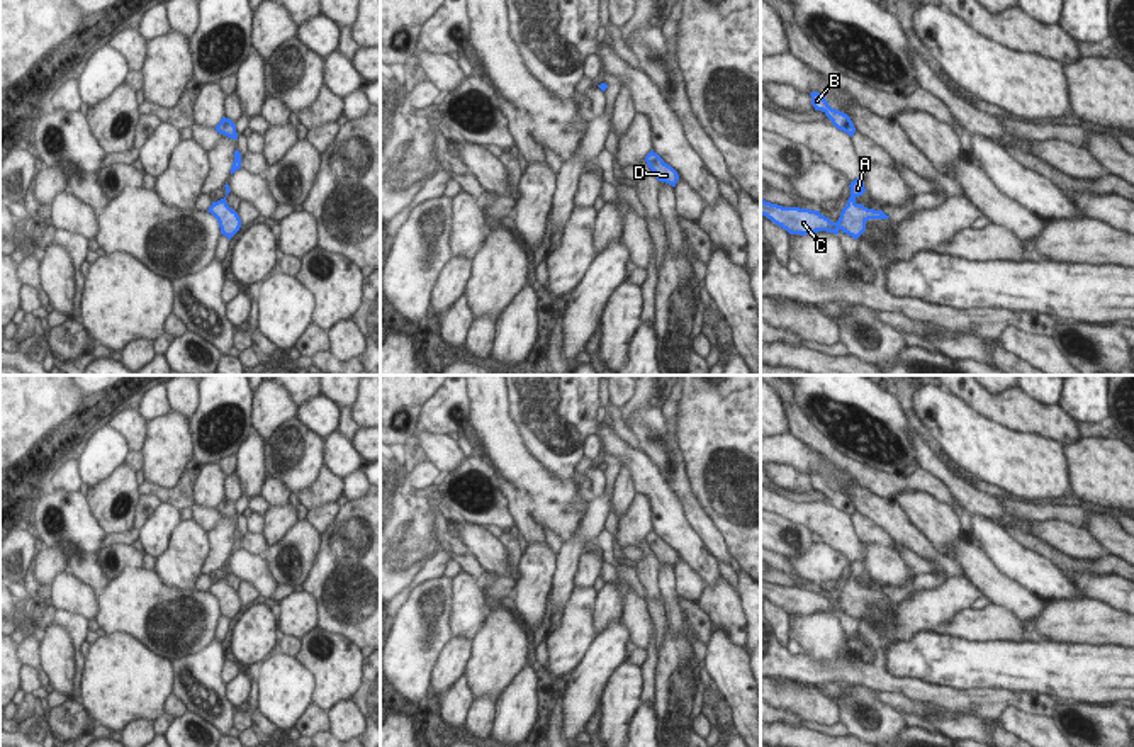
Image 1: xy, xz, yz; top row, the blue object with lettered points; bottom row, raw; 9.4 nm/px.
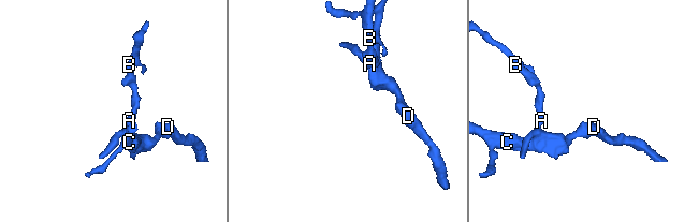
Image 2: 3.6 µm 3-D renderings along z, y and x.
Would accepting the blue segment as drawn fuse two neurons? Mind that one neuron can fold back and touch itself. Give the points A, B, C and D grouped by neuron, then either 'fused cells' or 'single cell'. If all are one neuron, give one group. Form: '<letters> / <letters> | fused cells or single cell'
A B C D | single cell

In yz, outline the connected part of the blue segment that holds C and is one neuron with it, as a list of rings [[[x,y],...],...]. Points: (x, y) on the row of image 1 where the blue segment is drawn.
[[[861,178],[850,182],[849,187],[850,197],[837,222],[832,222],[828,217],[822,216],[820,211],[783,207],[766,202],[764,199],[761,199],[761,216],[766,216],[789,234],[805,236],[818,231],[839,234],[842,231],[857,239],[866,231],[866,222],[869,219],[888,219],[890,216],[883,211],[867,209],[856,202],[856,199],[866,192]]]

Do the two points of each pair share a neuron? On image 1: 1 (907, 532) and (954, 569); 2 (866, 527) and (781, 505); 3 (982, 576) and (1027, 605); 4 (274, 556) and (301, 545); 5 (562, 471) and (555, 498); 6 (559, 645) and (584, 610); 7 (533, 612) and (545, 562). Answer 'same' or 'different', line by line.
1: same
2: different
3: same
4: same
5: different
6: same
7: same

